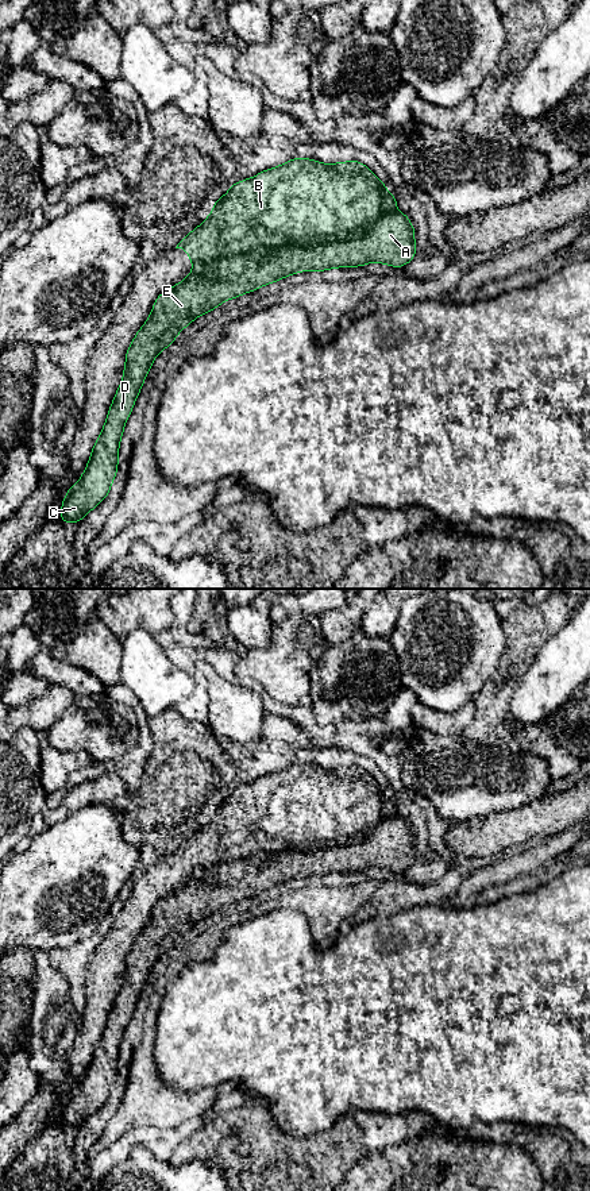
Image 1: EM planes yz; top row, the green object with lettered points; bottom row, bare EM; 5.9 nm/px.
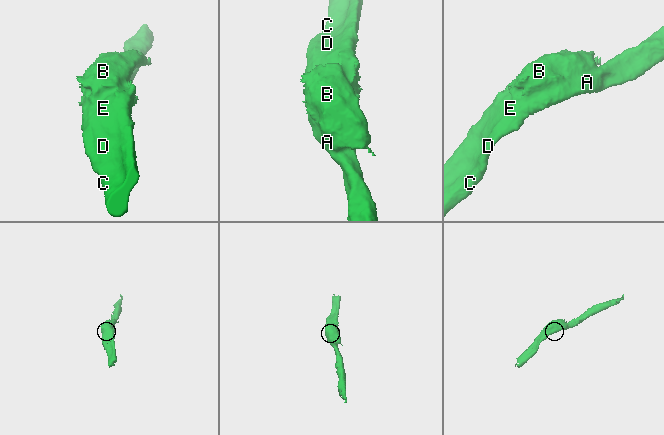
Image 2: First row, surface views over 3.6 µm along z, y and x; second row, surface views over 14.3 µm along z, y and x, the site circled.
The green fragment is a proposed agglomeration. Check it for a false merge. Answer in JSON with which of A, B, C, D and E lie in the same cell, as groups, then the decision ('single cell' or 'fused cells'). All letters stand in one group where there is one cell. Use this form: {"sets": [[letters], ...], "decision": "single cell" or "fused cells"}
{"sets": [["A", "C", "D", "E"], ["B"]], "decision": "fused cells"}

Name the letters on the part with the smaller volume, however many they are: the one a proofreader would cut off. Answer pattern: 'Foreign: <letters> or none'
Foreign: B

